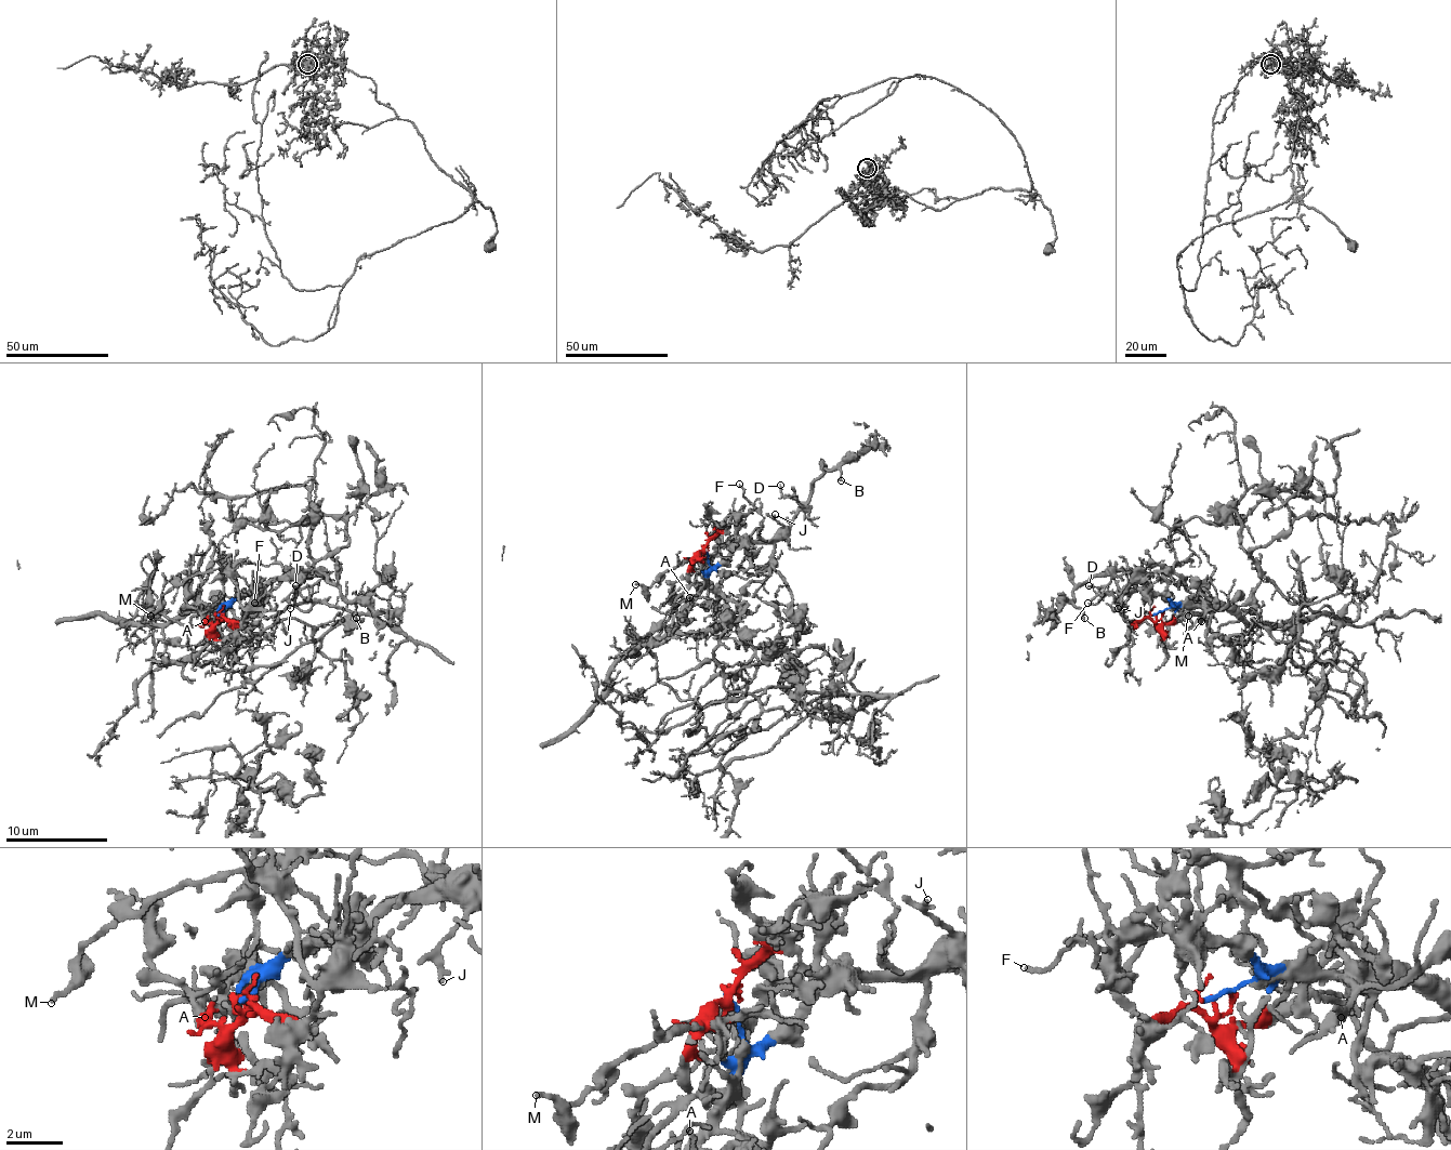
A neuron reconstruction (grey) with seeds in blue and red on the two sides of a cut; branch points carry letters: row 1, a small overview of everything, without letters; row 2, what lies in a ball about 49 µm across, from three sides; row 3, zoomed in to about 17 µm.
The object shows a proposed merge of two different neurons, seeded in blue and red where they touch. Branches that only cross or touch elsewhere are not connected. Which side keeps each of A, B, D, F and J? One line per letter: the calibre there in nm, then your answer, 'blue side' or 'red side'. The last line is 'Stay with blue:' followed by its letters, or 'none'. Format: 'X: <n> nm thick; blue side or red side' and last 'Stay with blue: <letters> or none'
A: 130 nm thick; blue side
B: 170 nm thick; blue side
D: 80 nm thick; blue side
F: 150 nm thick; red side
J: 200 nm thick; blue side
Stay with blue: A, B, D, J

